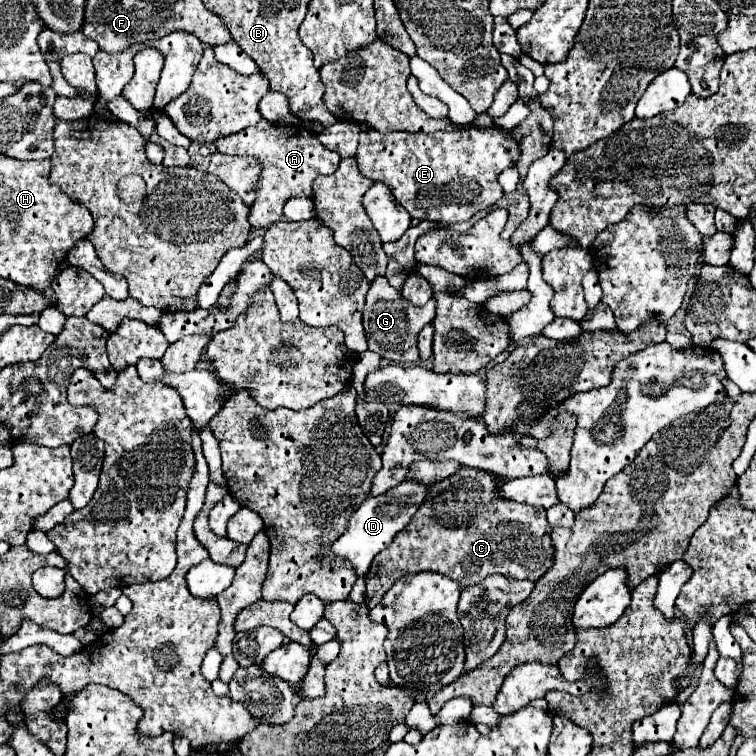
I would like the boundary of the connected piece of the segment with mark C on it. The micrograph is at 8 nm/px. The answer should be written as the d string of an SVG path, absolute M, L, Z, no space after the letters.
M463 466L455 476L431 486L423 506L411 518L411 524L395 536L389 548L375 556L367 572L367 608L375 608L385 592L405 574L415 572L439 572L459 582L459 586L481 584L491 574L501 574L507 580L531 580L537 582L553 566L553 544L549 538L549 522L545 510L539 506L525 506L497 498L495 476L479 472L477 468Z

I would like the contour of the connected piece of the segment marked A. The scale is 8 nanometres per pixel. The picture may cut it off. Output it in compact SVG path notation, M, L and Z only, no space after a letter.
M261 120L257 126L249 126L237 134L217 140L217 150L221 154L233 156L255 156L263 164L263 176L259 180L257 200L251 206L249 222L253 228L269 228L283 216L283 206L289 198L311 196L311 184L321 174L333 174L341 162L341 156L327 150L315 132L303 126L273 126Z

